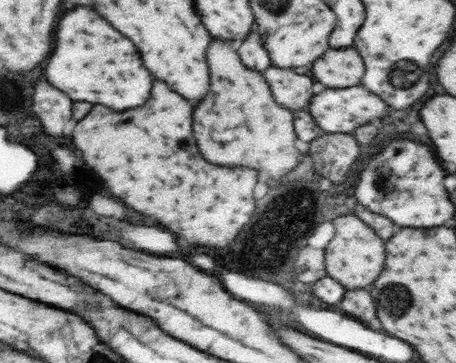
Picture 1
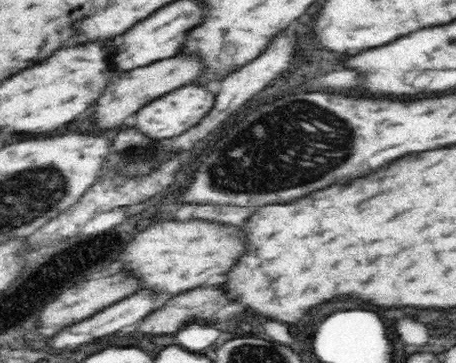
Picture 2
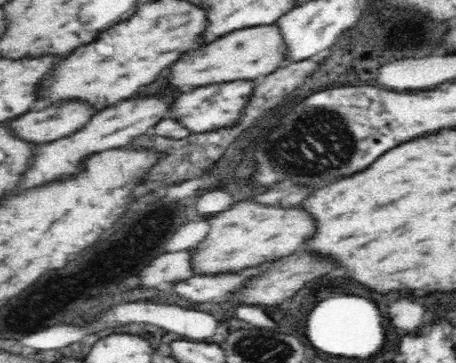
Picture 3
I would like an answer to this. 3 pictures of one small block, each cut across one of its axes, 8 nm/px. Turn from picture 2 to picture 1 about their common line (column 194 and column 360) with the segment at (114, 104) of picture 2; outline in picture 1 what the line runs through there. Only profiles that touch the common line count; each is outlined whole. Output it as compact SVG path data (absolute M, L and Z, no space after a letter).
M333 48L331 52L327 52L327 56L323 56L323 60L319 60L319 64L315 64L313 74L321 84L329 88L351 88L359 84L363 62L355 48Z

